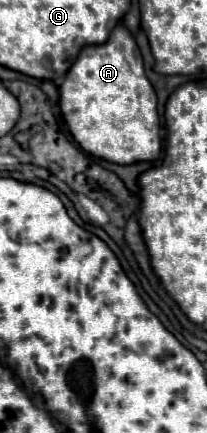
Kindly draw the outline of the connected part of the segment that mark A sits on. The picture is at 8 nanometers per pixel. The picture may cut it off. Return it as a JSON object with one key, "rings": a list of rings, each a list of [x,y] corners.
{"rings":[[[119,24],[115,26],[111,38],[103,46],[87,46],[81,50],[79,58],[65,74],[59,86],[59,106],[65,118],[65,124],[75,138],[75,142],[89,154],[115,162],[115,164],[135,164],[135,162],[153,162],[161,154],[159,138],[159,114],[157,114],[157,96],[151,82],[145,76],[143,58],[137,54],[139,48],[131,38],[129,30]]]}

